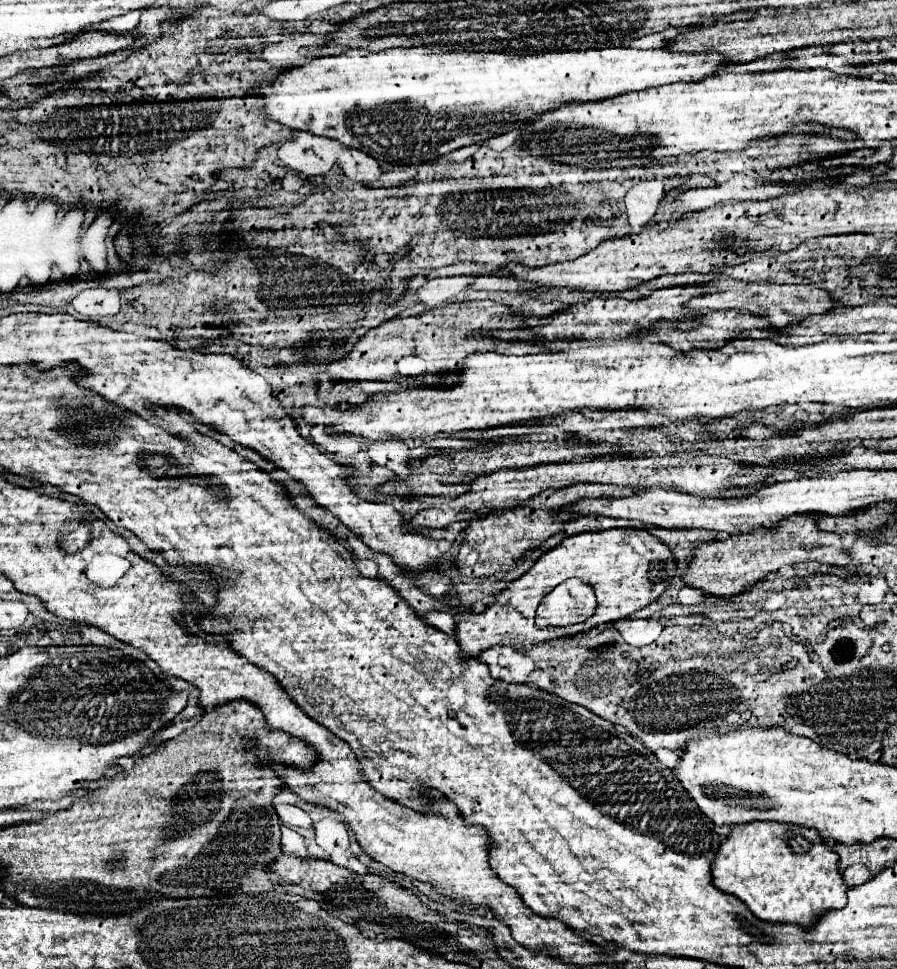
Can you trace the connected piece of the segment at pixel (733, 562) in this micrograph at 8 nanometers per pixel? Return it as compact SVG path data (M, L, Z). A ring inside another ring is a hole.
M801 514L801 516L791 516L789 520L781 520L777 528L757 528L751 532L733 534L727 540L697 544L693 548L691 560L687 562L683 582L711 596L729 598L731 594L749 590L749 586L763 580L767 574L777 572L781 566L803 560L817 560L825 564L845 566L849 562L849 556L845 554L841 538L837 534L819 530L815 526L813 516Z

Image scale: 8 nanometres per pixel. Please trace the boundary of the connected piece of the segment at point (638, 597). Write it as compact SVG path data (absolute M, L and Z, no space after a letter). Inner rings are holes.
M613 528L601 532L581 532L567 536L559 546L547 550L521 578L507 584L505 590L495 594L495 602L485 606L483 612L473 612L455 624L455 640L465 658L477 658L481 652L493 646L511 646L527 650L535 644L543 644L553 638L573 636L577 632L591 630L601 624L613 624L635 610L651 604L661 596L675 576L675 558L665 544L653 538L647 530ZM569 578L585 580L595 592L597 608L591 618L573 626L537 628L535 610L541 600L561 582Z

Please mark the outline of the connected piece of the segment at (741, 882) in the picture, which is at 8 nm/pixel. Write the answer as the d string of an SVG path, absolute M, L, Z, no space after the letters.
M747 822L733 828L729 838L721 844L715 862L713 862L713 884L723 892L729 892L743 900L747 908L765 922L781 922L781 924L797 924L803 928L811 928L817 920L829 910L843 908L847 904L847 886L837 868L839 856L829 850L823 842L811 842L803 838L803 834L817 834L815 830L781 824L781 822Z

